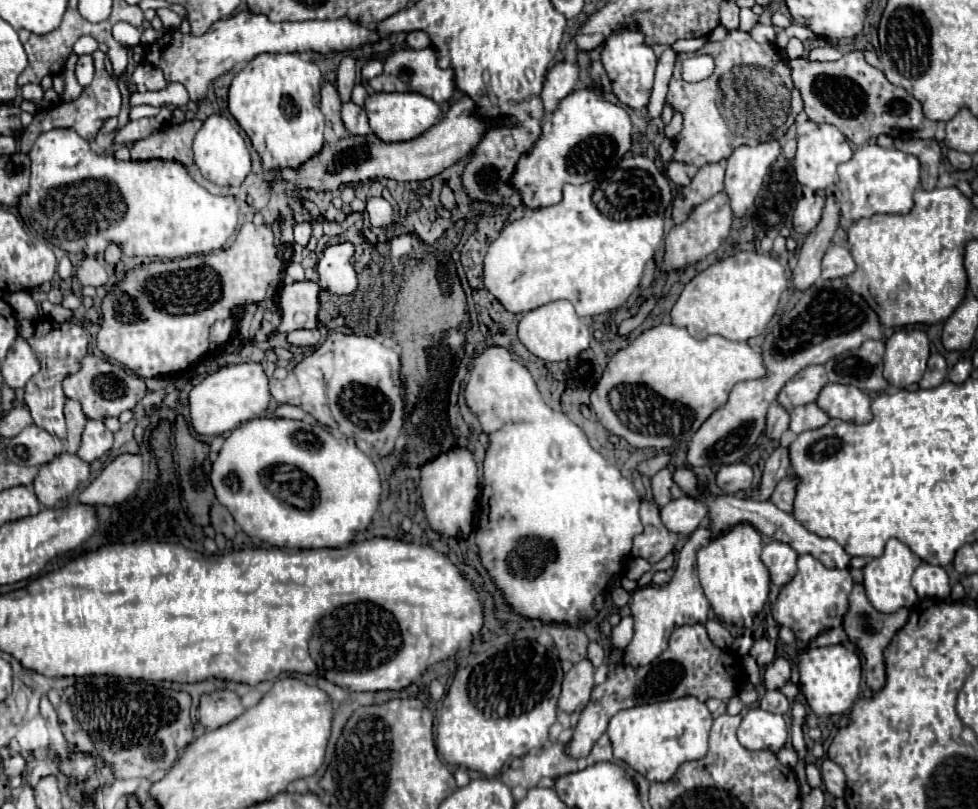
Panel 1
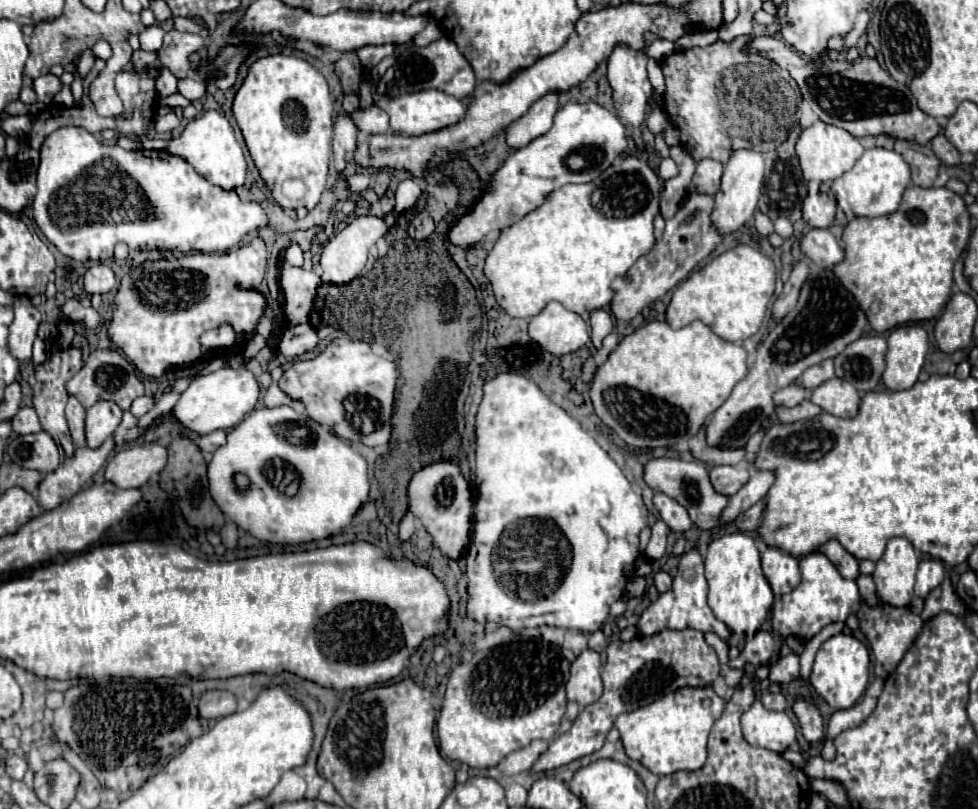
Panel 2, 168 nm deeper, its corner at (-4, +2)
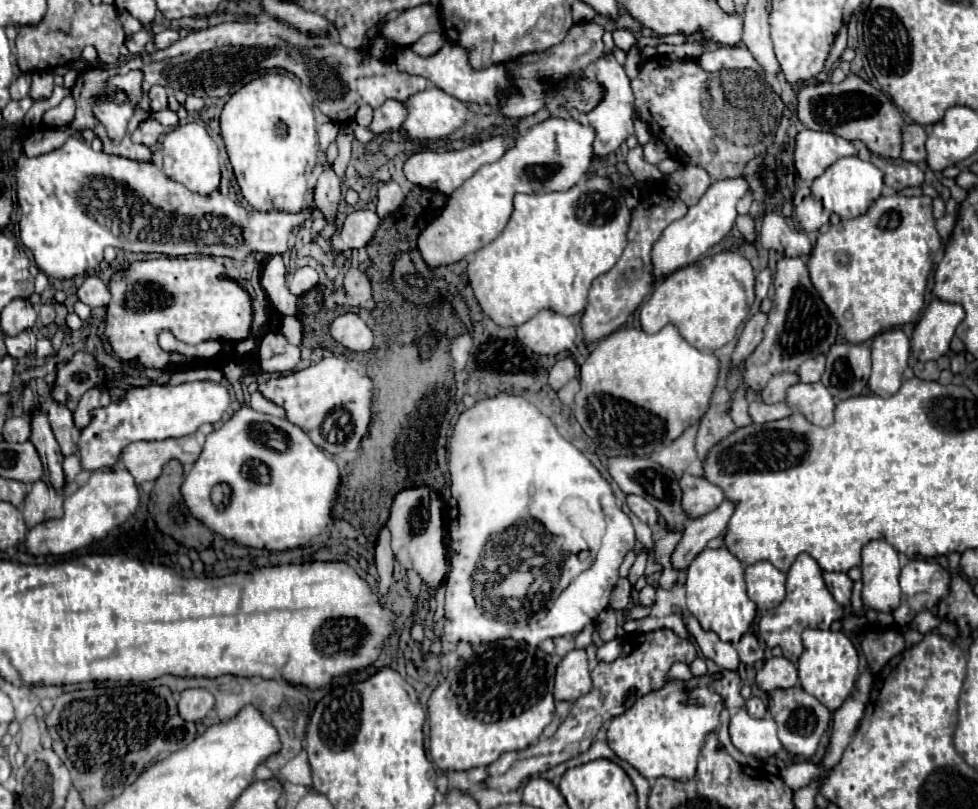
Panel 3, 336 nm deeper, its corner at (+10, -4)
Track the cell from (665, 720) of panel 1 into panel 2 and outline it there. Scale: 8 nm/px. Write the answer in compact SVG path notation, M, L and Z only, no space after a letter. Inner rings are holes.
M686 686L644 708L620 714L614 726L620 730L624 750L632 760L638 760L658 776L666 776L678 770L698 770L704 766L706 740L712 724L722 716L722 712L724 700L712 690L712 686Z

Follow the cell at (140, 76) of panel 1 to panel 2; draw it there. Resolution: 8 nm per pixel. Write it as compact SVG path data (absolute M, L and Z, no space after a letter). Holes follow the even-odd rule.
M160 68L160 78L156 80L156 90L160 96L170 96L178 92L178 80L168 68Z

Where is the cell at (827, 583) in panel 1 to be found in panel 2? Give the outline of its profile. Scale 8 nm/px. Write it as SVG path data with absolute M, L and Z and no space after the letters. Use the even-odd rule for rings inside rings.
M812 552L808 556L802 556L800 572L802 572L800 586L774 602L772 628L784 638L796 636L802 642L808 642L826 624L844 622L850 614L856 614L860 608L860 594L856 582L842 578L840 572L834 568L834 564L822 552Z

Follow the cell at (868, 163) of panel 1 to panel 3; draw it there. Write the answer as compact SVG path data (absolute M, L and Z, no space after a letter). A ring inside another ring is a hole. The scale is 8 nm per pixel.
M858 156L840 158L834 162L820 178L812 182L812 196L818 198L826 210L838 214L840 218L858 218L868 212L868 208L882 196L884 172L872 162L864 162Z

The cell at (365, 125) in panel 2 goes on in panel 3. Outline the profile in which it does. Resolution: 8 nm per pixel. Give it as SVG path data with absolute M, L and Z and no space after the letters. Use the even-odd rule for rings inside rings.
M388 100L384 102L380 108L374 110L374 120L372 124L368 126L370 132L374 134L382 134L386 130L398 130L400 124L404 122L406 118L406 110L404 110L404 104L402 102L396 102L396 100Z

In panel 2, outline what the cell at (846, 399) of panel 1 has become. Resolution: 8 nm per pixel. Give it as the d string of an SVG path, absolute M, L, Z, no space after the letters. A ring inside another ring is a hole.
M832 378L820 384L818 388L814 388L810 392L810 400L818 404L824 412L840 418L856 416L860 404L860 396L856 388L842 378Z

